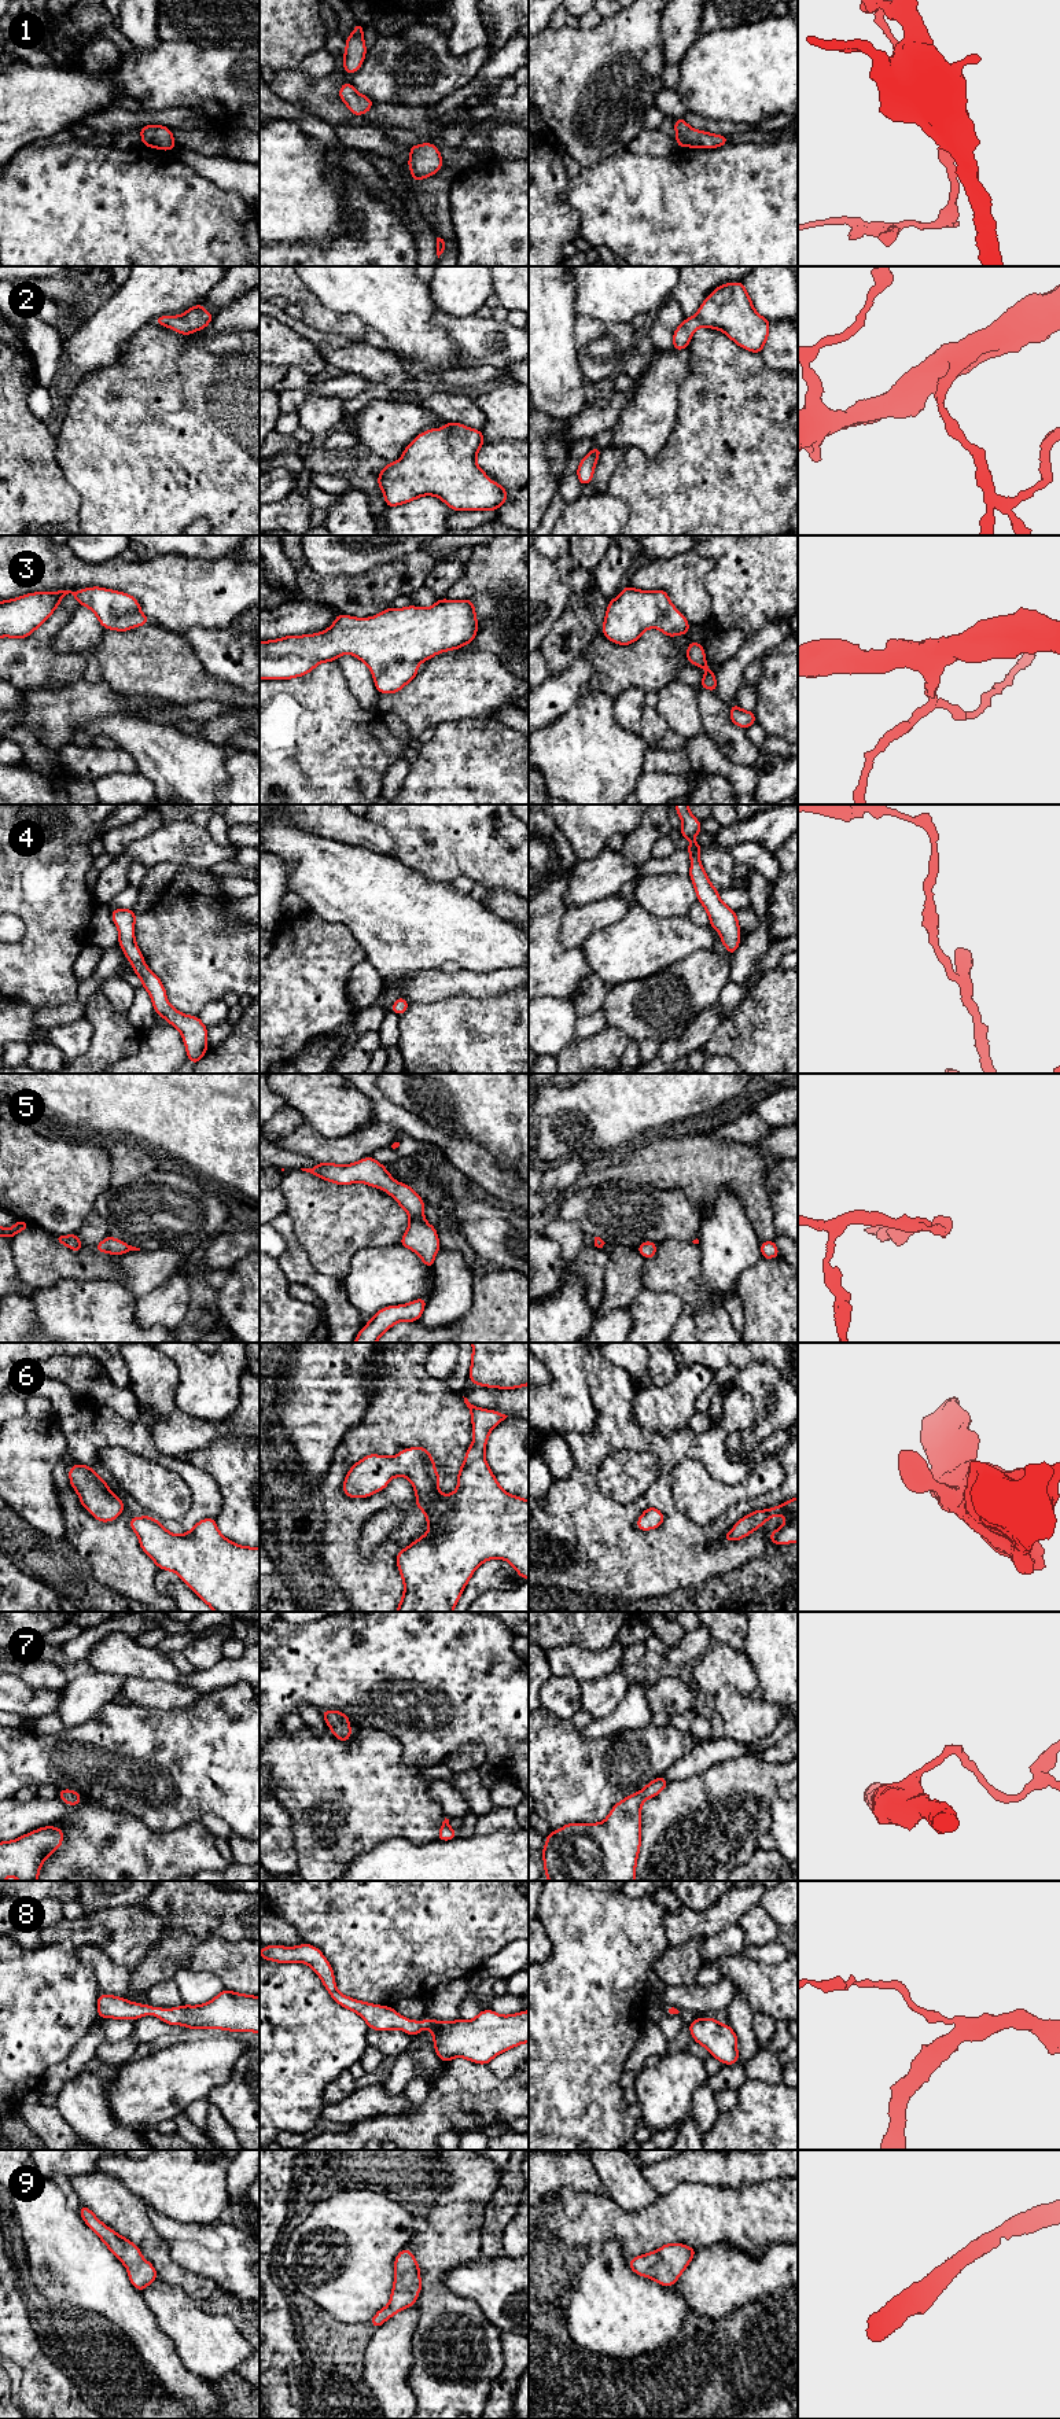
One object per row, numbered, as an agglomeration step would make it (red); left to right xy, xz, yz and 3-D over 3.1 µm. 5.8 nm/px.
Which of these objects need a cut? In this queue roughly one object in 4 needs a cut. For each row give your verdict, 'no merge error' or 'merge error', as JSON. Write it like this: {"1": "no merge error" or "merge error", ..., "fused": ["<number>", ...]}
{"1": "no merge error", "2": "no merge error", "3": "no merge error", "4": "no merge error", "5": "no merge error", "6": "no merge error", "7": "no merge error", "8": "no merge error", "9": "no merge error", "fused": []}

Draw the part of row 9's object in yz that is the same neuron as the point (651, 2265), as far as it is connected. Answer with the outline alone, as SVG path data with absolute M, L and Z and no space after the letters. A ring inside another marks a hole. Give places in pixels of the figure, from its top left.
M667 2243L658 2252L649 2252L629 2260L630 2269L641 2276L649 2278L660 2286L676 2284L680 2275L692 2261L696 2249L682 2243Z

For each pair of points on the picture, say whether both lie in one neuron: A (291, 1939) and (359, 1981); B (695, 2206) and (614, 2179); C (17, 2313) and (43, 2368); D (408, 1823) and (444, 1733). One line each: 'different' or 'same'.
A: different
B: different
C: same
D: different

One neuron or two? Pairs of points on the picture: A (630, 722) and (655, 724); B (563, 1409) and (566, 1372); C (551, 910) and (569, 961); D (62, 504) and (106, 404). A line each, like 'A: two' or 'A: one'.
A: two
B: one
C: one
D: two

